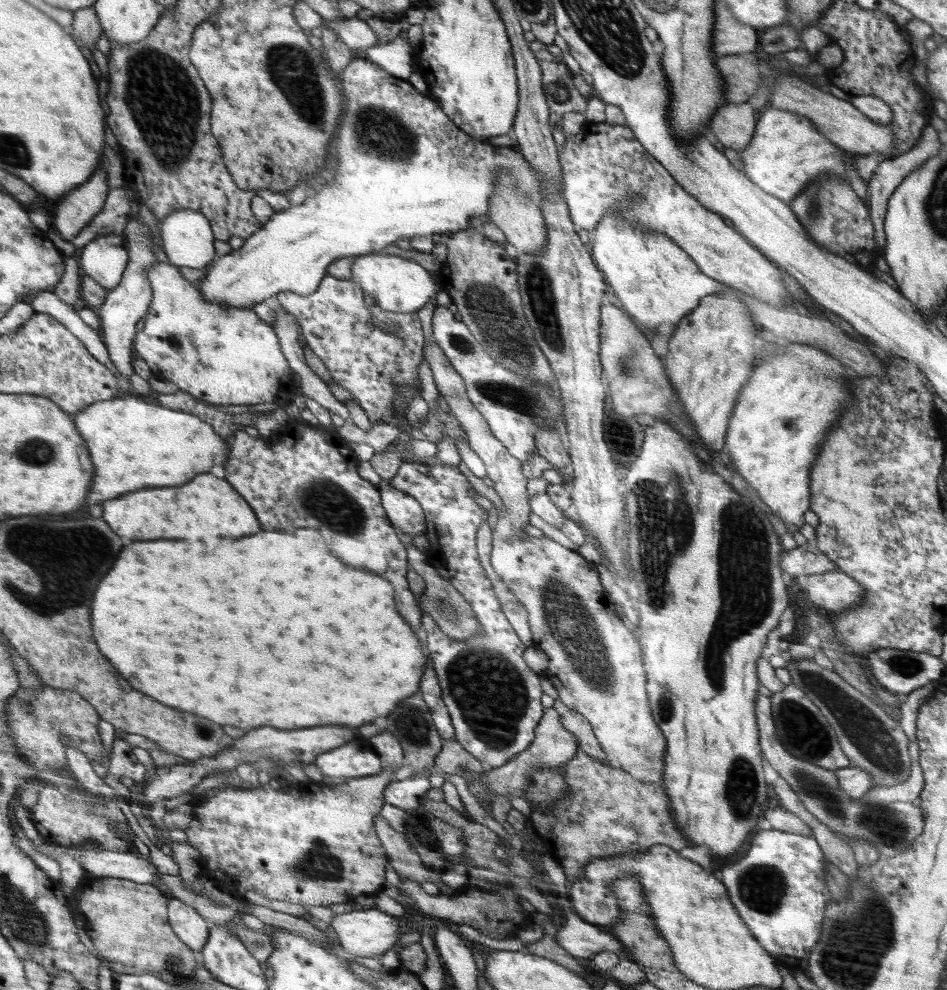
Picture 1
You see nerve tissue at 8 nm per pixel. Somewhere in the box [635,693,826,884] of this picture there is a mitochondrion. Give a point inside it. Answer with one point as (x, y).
(742, 790)

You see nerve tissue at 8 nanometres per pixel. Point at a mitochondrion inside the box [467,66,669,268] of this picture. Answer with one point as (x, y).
(560, 93)

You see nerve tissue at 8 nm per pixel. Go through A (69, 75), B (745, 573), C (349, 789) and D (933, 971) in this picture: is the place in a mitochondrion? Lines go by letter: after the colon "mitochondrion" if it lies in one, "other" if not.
A: other
B: mitochondrion
C: other
D: other

